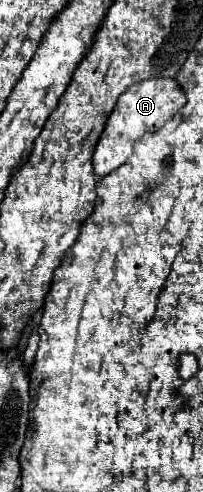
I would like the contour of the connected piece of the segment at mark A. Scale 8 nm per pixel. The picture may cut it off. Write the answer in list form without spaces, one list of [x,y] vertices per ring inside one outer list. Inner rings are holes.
[[[152,78],[152,80],[142,80],[140,84],[130,86],[120,98],[116,108],[106,120],[106,128],[96,144],[94,150],[94,172],[96,176],[106,176],[118,166],[122,166],[128,156],[132,154],[134,144],[146,134],[146,132],[156,132],[160,126],[164,126],[174,114],[186,104],[186,94],[182,92],[180,84],[174,78]]]

